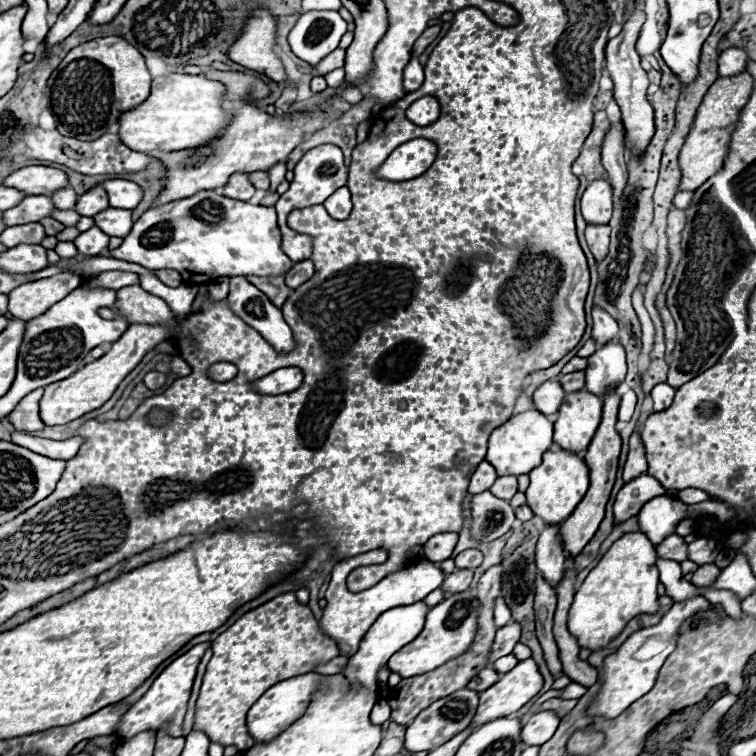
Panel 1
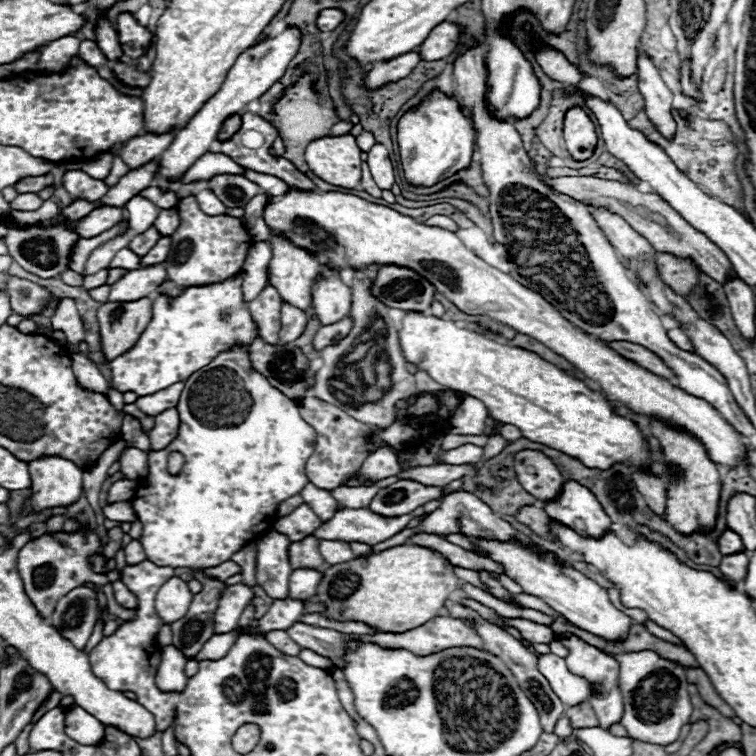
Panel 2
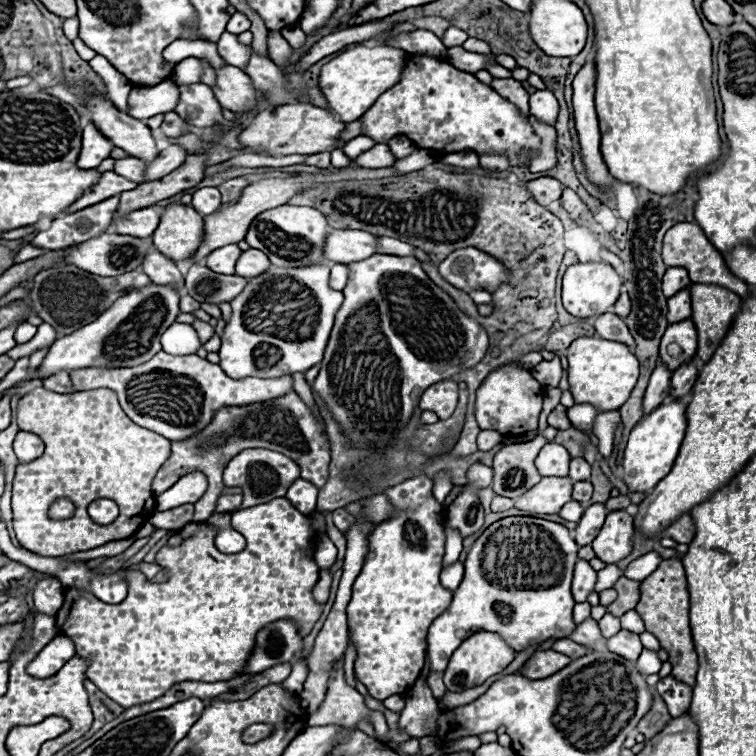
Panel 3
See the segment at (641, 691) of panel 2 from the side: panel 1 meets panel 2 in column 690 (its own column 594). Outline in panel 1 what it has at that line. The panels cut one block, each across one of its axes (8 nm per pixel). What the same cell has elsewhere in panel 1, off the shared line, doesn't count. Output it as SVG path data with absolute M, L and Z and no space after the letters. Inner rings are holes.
M694 596L690 600L676 602L664 614L660 624L634 632L614 654L610 654L604 660L604 670L600 672L600 680L604 680L602 682L602 690L598 692L598 698L590 706L588 712L590 714L600 714L600 716L606 716L606 718L616 718L620 712L624 712L624 708L628 708L628 704L636 702L640 696L650 692L652 684L656 682L658 670L662 668L664 660L676 648L676 632L678 632L680 624L684 622L684 618L688 618L688 616L692 616L692 612L704 610L708 606L710 606L710 602L704 596Z

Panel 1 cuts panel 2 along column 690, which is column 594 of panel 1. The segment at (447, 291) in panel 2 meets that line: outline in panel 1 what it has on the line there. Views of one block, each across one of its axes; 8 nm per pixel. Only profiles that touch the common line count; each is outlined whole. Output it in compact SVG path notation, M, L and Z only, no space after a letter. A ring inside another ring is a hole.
M578 390L572 394L566 394L562 406L560 406L560 416L554 422L554 442L568 452L580 454L588 448L590 440L594 438L594 432L598 430L598 424L602 420L602 400L586 390Z

